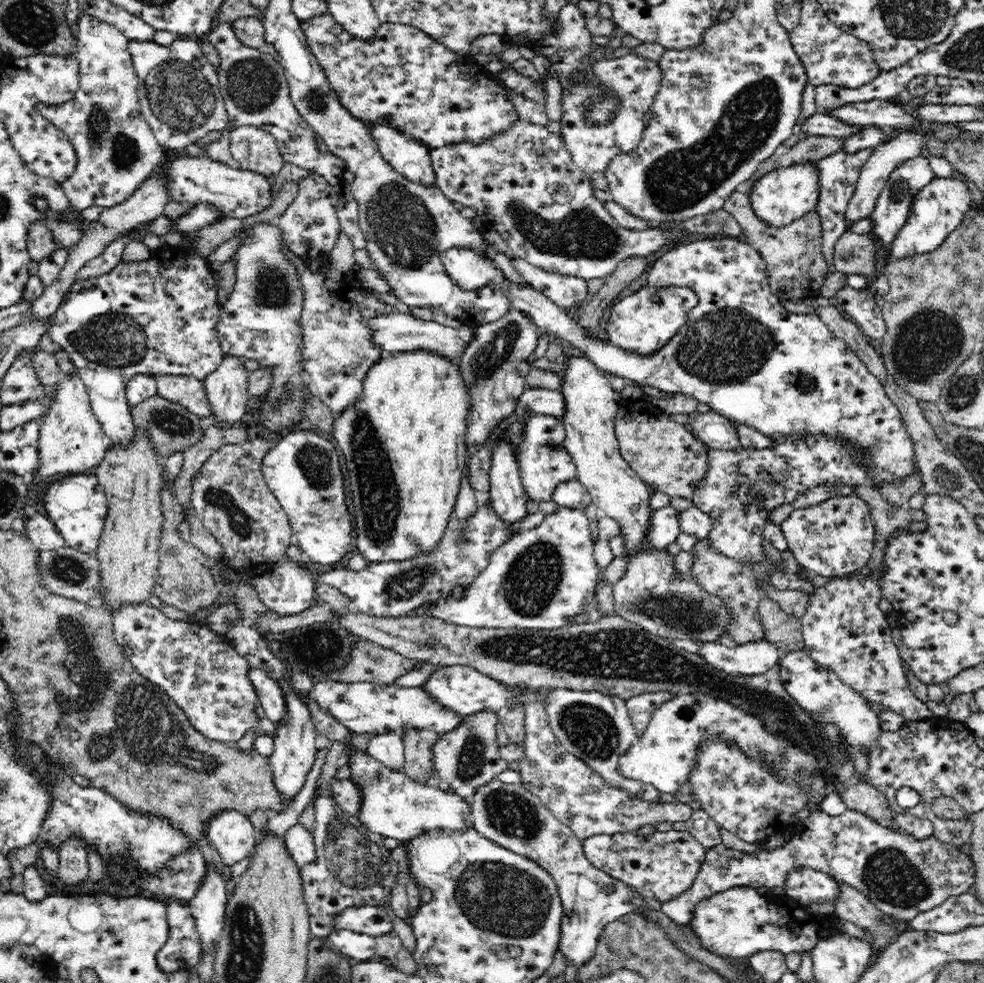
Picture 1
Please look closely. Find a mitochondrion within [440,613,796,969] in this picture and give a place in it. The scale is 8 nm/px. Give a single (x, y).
(508, 901)

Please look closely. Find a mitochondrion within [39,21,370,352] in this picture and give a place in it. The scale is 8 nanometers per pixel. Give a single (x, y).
(179, 95)

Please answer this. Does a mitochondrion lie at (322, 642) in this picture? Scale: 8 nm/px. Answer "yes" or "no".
yes

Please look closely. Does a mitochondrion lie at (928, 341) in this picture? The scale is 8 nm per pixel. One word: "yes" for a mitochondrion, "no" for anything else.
yes

